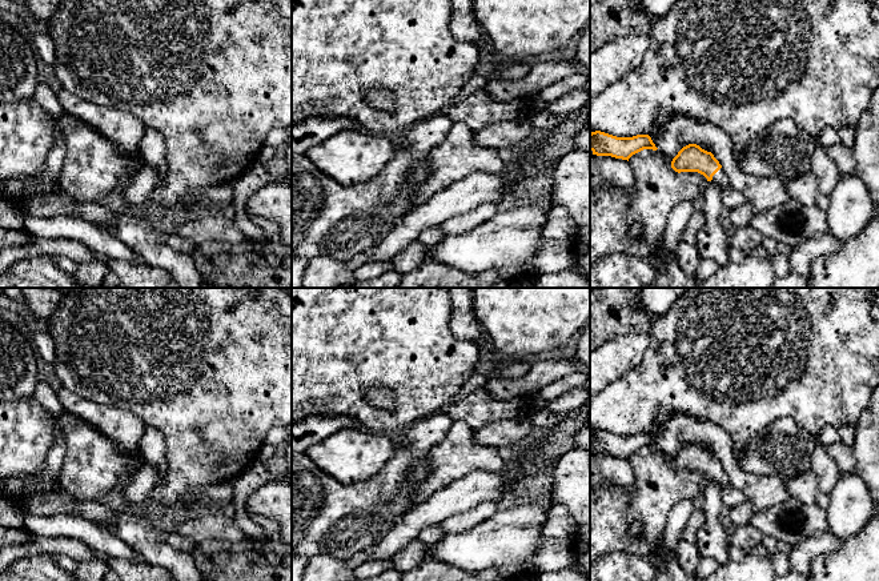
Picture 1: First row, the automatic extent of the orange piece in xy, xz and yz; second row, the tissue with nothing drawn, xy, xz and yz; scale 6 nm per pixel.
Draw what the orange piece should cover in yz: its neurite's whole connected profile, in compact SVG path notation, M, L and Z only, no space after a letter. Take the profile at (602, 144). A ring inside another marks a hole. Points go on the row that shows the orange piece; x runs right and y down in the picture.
M601 131L590 133L590 151L597 156L611 156L629 161L633 155L643 149L658 149L649 135L617 137Z

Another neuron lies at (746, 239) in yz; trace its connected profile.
M751 227L739 228L729 237L731 248L738 248L744 253L750 253L754 248L762 245L762 236Z

